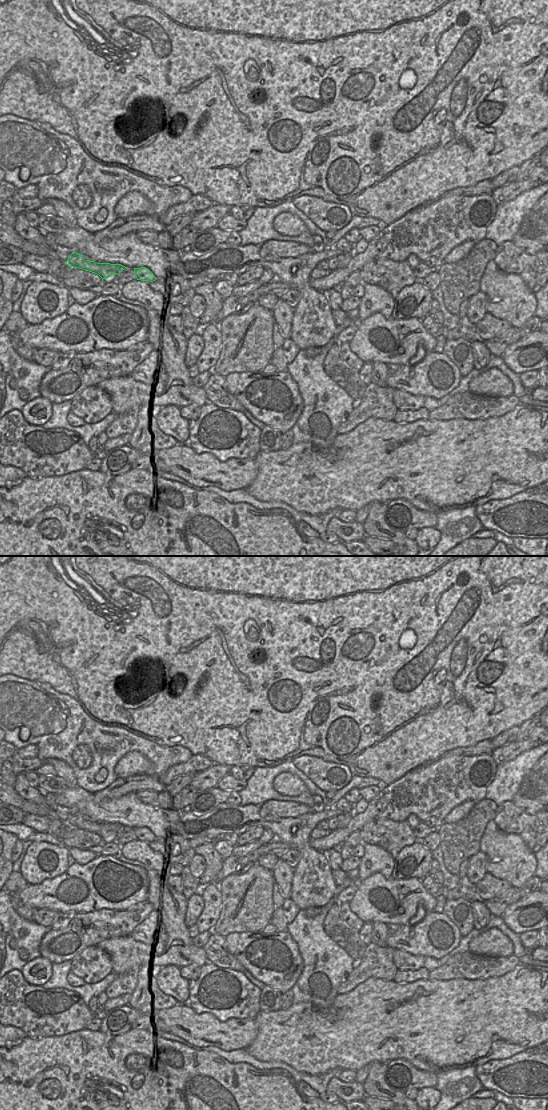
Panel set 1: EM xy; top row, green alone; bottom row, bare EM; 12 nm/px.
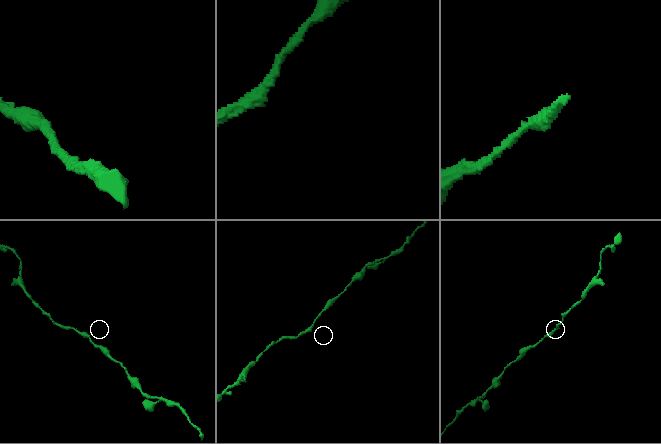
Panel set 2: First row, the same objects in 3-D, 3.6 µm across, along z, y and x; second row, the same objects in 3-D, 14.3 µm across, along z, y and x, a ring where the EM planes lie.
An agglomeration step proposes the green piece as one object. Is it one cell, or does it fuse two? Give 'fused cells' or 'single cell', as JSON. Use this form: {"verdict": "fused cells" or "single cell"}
{"verdict": "single cell"}

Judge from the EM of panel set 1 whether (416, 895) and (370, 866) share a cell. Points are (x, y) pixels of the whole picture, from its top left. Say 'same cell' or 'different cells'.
different cells

